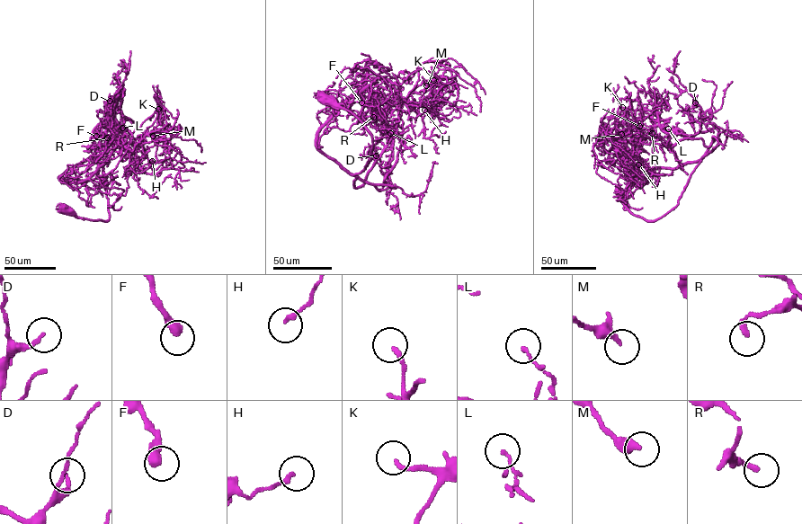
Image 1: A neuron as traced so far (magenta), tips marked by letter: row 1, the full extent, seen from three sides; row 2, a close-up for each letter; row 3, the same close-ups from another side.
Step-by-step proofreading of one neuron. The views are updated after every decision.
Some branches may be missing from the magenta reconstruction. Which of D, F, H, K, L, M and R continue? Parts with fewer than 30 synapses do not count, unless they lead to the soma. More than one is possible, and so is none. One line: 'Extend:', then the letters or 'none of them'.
Extend: none of them

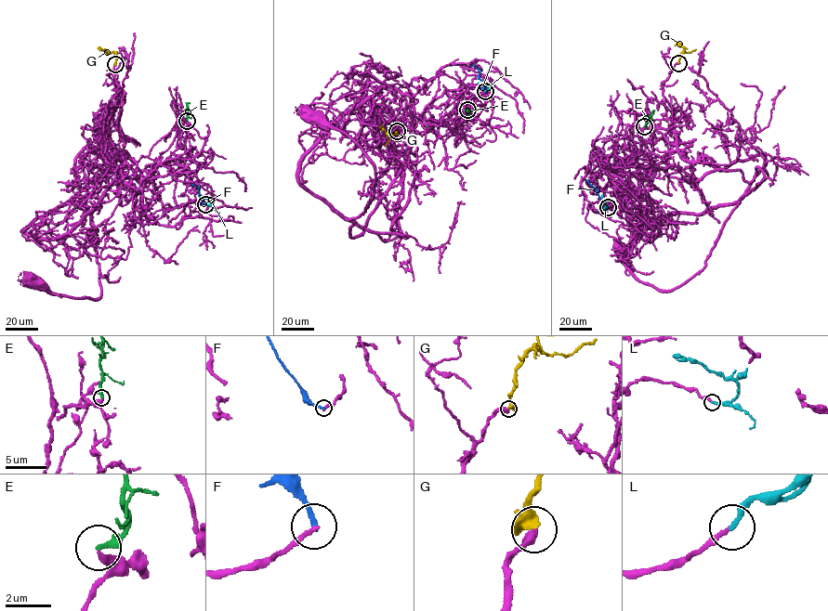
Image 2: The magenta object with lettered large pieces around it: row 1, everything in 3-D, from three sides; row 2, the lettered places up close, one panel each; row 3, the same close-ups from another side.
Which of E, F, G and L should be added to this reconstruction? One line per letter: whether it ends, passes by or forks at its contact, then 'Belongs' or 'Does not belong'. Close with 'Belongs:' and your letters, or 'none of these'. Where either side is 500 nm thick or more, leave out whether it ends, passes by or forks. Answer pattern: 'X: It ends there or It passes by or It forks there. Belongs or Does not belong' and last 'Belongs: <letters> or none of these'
E: It ends there. Does not belong
F: It ends there. Does not belong
G: Belongs
L: It ends there. Belongs
Belongs: G, L

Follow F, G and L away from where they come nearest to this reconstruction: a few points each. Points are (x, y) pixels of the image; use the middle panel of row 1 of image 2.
F: (484, 91), (479, 71), (472, 65)
G: (396, 131), (387, 134), (379, 126), (382, 124)
L: (485, 91), (491, 87), (478, 83)

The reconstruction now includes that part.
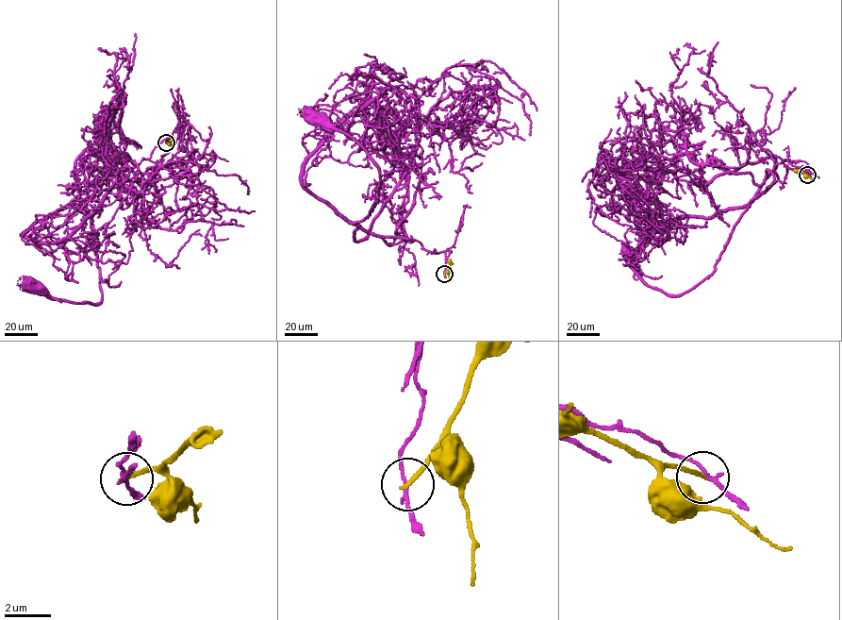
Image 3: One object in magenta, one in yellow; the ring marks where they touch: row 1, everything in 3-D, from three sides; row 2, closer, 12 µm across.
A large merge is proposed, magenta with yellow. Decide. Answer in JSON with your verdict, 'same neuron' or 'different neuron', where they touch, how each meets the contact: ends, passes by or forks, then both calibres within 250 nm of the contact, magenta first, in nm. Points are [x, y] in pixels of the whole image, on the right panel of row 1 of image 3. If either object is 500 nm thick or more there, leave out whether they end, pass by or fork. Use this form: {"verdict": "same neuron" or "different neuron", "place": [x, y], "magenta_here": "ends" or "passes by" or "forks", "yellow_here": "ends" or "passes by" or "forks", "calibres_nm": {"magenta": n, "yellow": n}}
{"verdict": "different neuron", "place": [807, 175], "magenta_here": "passes by", "yellow_here": "ends", "calibres_nm": {"magenta": 150, "yellow": 190}}

